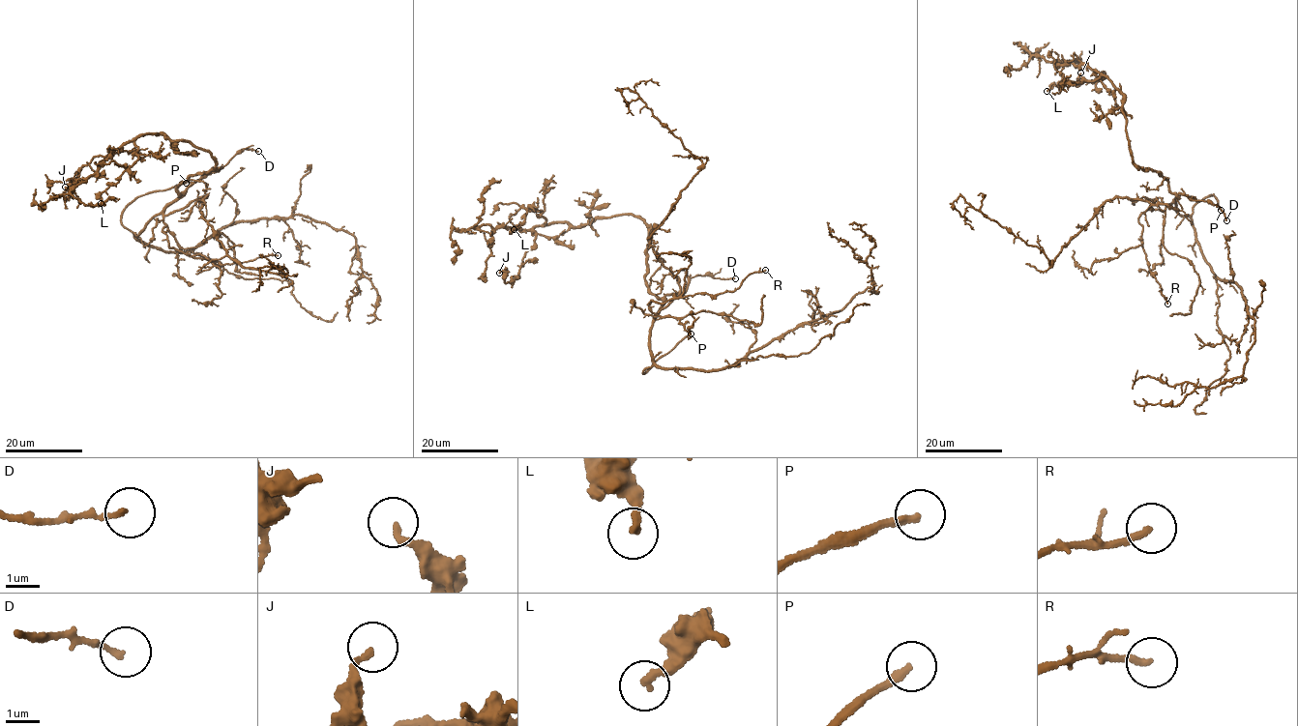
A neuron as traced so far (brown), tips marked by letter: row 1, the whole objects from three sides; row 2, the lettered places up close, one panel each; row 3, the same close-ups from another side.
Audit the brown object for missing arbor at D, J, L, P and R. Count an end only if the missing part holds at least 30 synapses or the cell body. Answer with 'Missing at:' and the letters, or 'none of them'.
Missing at: P

